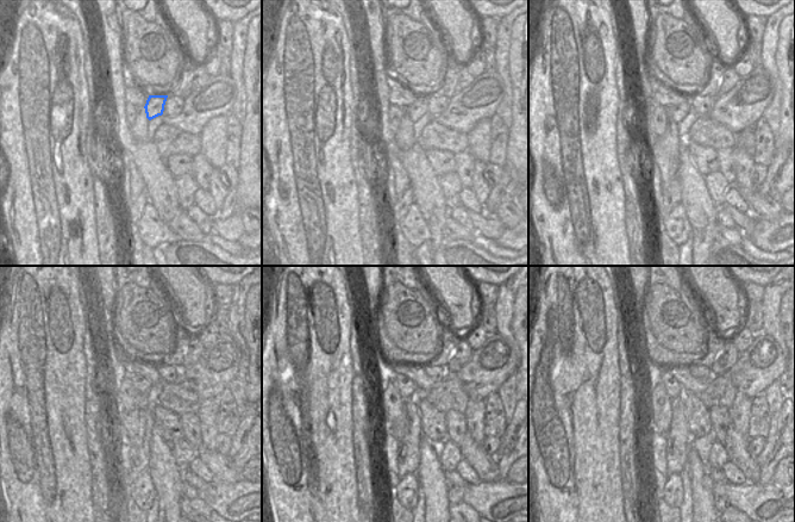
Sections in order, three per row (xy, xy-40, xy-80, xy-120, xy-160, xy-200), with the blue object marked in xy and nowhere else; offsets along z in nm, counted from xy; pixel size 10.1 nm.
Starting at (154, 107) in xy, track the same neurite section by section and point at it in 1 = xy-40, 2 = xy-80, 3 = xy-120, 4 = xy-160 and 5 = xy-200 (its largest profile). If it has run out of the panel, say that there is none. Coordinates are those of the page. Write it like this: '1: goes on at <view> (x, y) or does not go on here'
1: goes on at xy-40 (419, 107)
2: goes on at xy-80 (677, 113)
3: goes on at xy-120 (142, 385)
4: goes on at xy-160 (406, 387)
5: goes on at xy-200 (673, 387)

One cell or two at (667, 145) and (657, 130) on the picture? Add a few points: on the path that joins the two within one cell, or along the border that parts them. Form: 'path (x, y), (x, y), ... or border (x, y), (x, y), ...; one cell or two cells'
border (668, 119), (665, 130), (650, 148); two cells

